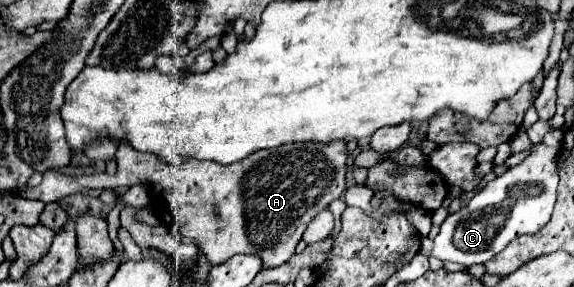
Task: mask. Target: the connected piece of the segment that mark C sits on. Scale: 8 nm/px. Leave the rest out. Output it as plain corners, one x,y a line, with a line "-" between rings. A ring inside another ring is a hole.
536,145
534,151
526,157
522,165
512,167
504,175
490,181
482,191
478,191
466,207
462,207
458,213
448,215
444,223
440,225
440,233
434,239
424,237
420,253
426,257
438,257
442,261
456,261
464,267
486,263
492,259
510,239
524,235
524,233
536,233
546,225
546,221
552,215
552,207
556,203
556,187
558,187
558,167
556,167
556,155
546,145
-
512,197
514,207
506,215
490,215
492,209
498,209
504,199

